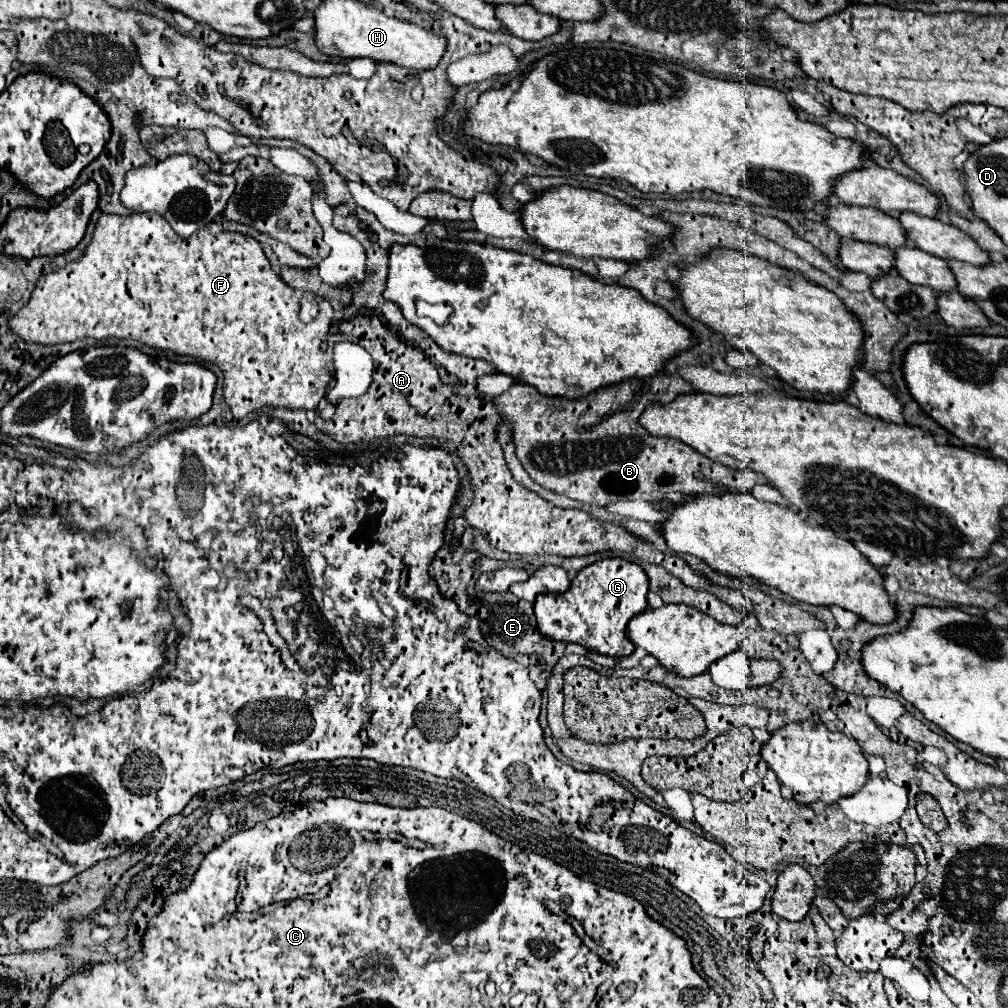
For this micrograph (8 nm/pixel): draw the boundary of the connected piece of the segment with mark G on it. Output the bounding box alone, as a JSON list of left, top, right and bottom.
[535,558,647,656]

